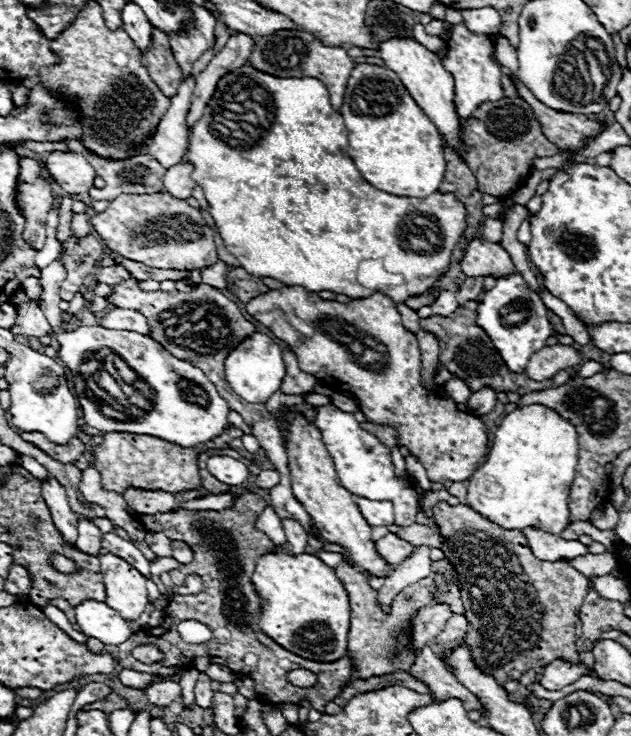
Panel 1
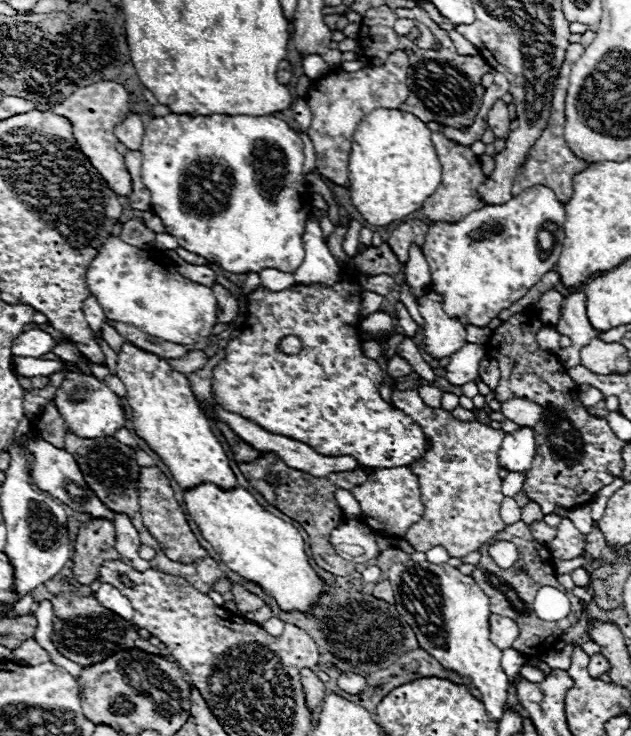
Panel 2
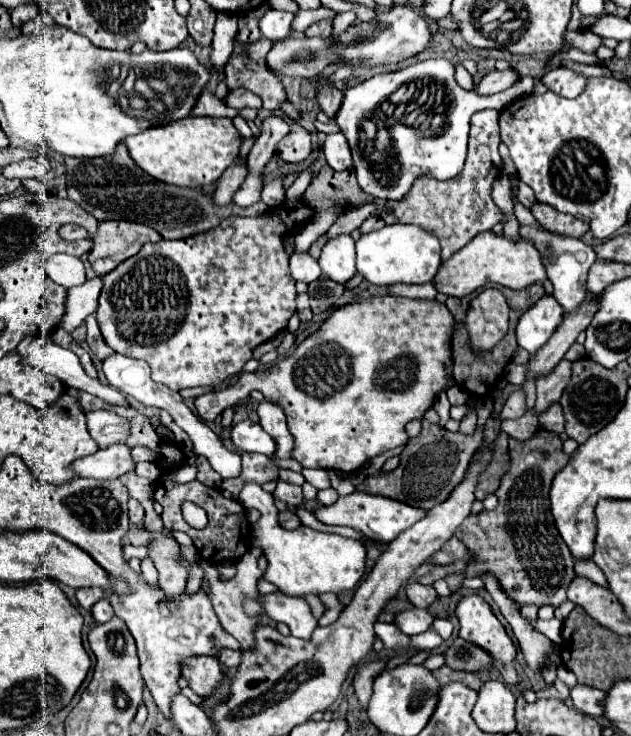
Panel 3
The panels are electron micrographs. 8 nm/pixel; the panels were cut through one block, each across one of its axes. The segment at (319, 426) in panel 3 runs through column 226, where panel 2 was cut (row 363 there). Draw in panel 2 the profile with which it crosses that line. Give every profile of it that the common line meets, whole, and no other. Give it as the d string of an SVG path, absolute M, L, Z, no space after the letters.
M392 356L392 358L388 360L388 364L386 364L386 374L388 374L390 378L406 376L406 374L410 374L410 372L412 372L412 366L410 366L404 358L400 358L400 356Z

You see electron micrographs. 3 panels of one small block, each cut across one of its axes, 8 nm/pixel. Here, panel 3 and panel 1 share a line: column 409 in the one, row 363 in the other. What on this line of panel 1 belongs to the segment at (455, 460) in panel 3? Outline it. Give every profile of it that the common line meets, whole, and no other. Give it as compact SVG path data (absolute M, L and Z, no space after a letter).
M458 306L448 316L428 316L428 318L420 320L420 326L424 330L434 332L434 336L440 342L440 364L444 368L448 368L452 374L458 374L460 378L466 378L472 392L476 392L476 390L480 390L484 386L490 386L496 392L516 392L516 394L524 396L524 394L530 394L530 392L558 388L558 386L562 386L562 384L566 384L570 380L570 374L566 370L558 372L556 376L552 376L552 380L544 380L544 382L534 382L526 374L510 372L506 368L504 360L500 358L498 350L494 348L492 340L488 338L488 334L474 322L474 316L476 316L476 308Z

